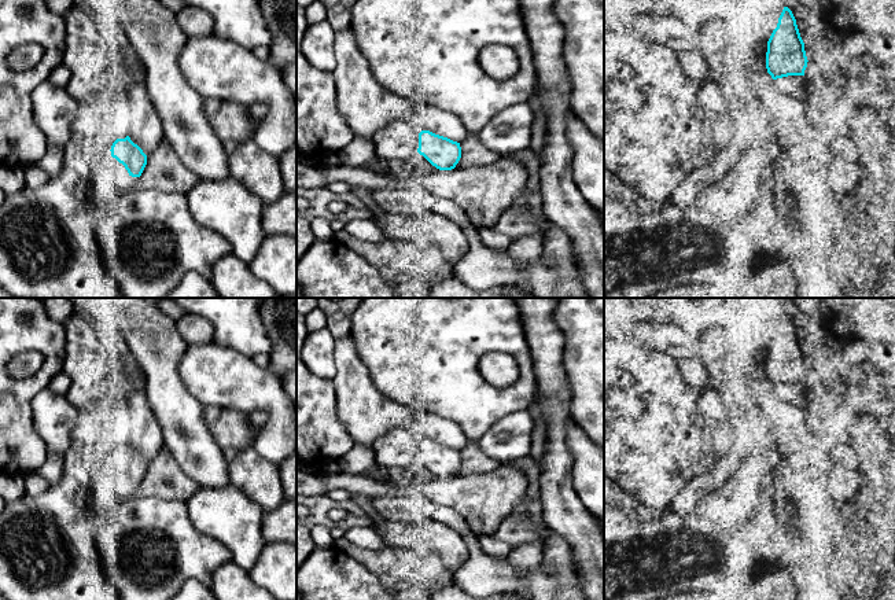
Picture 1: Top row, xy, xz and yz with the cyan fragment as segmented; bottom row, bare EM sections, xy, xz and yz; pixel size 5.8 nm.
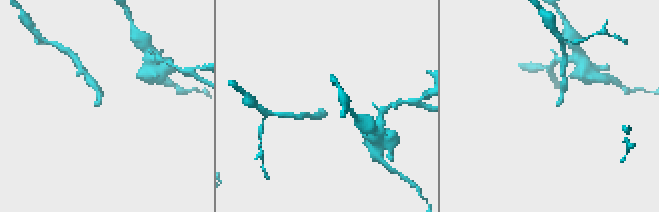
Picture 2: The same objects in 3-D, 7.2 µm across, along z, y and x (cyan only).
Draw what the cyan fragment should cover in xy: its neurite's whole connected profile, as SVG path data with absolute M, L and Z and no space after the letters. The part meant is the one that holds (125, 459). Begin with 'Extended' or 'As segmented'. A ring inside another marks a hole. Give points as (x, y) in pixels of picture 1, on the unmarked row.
Extended. M129 443L117 446L93 476L89 512L93 518L110 514L139 489L147 472L147 463Z

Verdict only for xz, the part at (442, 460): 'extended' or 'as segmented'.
as segmented

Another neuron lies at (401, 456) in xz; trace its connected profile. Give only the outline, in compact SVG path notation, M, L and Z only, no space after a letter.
M397 427L391 430L391 437L397 441L397 446L394 449L387 449L383 459L380 457L380 438L373 442L376 463L384 470L408 468L415 461L413 431L406 427Z

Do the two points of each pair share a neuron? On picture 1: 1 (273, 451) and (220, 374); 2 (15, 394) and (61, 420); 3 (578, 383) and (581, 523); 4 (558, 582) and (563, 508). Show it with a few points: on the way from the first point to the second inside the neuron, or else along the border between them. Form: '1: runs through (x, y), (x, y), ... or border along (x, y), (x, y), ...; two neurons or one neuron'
1: runs through (275, 427), (275, 409), (254, 389), (243, 386); one neuron
2: border along (45, 387), (32, 401), (32, 424), (39, 435); two neurons
3: border along (567, 389), (571, 418), (574, 420); two neurons
4: border along (547, 529), (558, 533), (567, 543), (575, 563); two neurons

